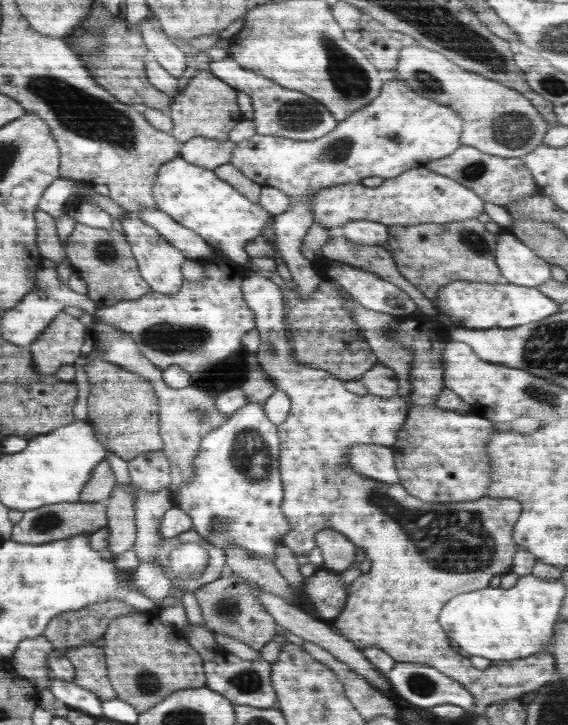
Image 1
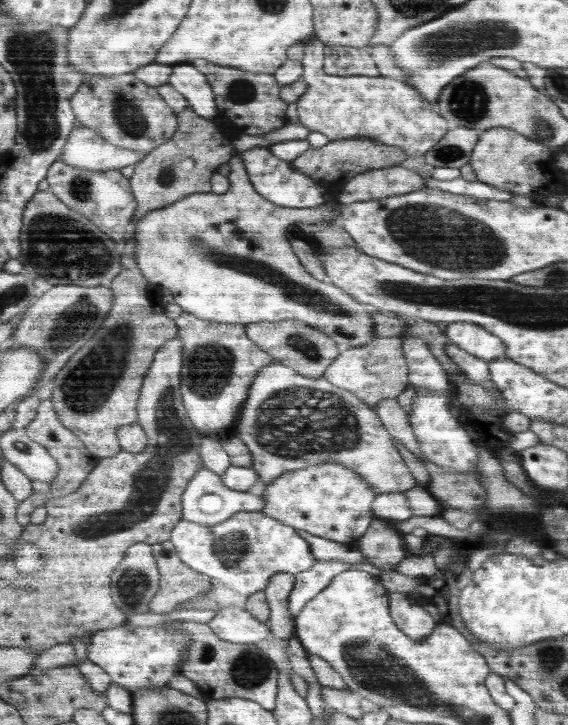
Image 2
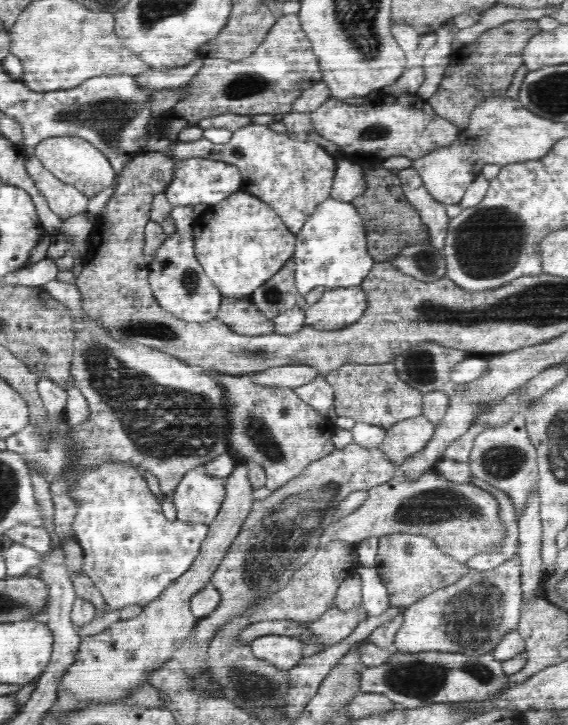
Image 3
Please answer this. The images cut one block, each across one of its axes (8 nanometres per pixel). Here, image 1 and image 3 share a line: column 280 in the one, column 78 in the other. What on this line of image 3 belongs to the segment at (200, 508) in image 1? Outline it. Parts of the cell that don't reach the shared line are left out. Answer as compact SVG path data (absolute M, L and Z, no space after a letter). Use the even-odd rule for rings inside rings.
M102 462L98 468L82 470L70 488L70 495L79 504L73 528L84 555L85 574L102 593L111 611L130 604L145 605L157 599L170 584L174 584L174 580L180 579L195 564L209 532L207 524L168 521L161 504L148 489L143 473L140 476L132 466L122 466L121 462Z

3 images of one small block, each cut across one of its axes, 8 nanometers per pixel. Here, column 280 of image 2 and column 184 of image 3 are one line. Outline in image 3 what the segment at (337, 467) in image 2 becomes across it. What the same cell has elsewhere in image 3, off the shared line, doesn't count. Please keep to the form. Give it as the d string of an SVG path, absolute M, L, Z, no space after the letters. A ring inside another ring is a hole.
M203 467L188 471L173 490L172 503L182 523L212 523L225 500L225 479L204 472Z

